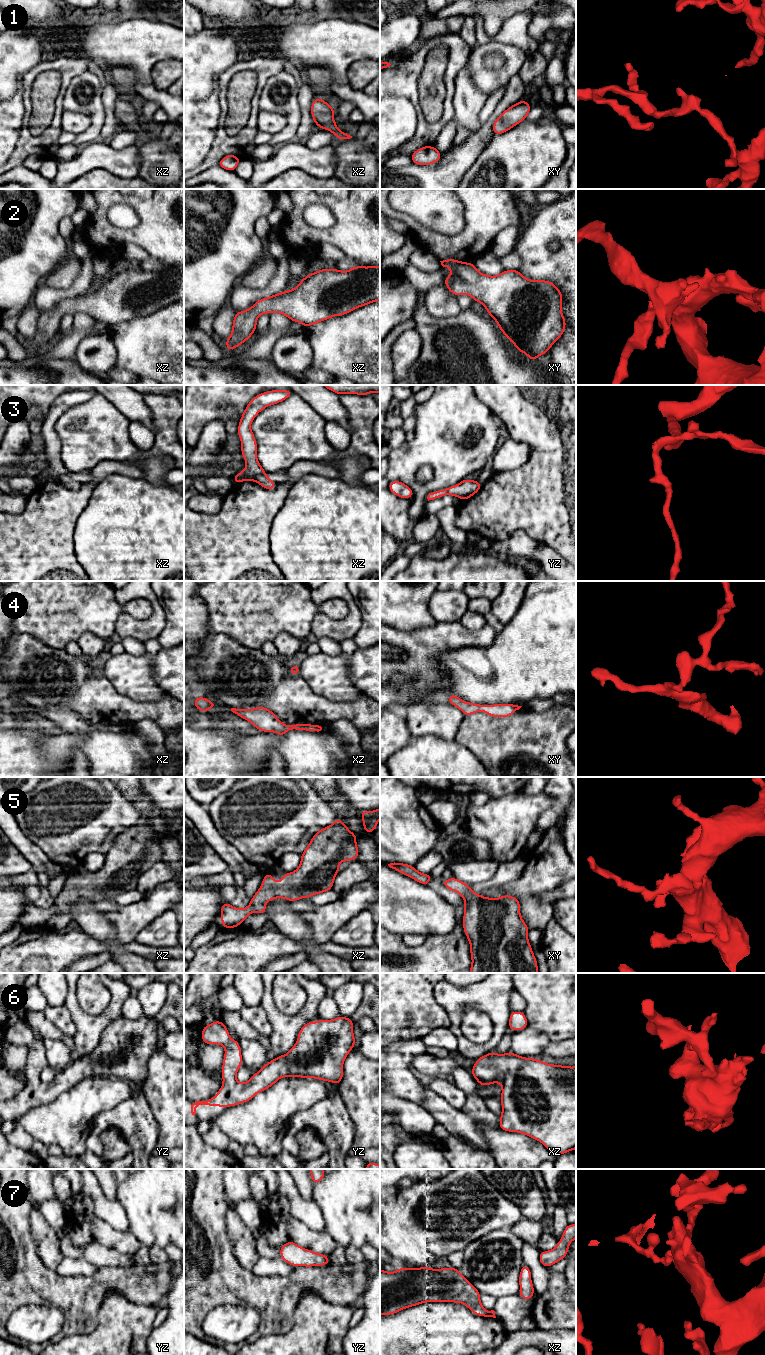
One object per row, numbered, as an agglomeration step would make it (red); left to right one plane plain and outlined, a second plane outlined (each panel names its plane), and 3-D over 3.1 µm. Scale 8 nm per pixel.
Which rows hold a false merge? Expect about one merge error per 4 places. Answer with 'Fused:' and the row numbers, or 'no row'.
Fused: no row

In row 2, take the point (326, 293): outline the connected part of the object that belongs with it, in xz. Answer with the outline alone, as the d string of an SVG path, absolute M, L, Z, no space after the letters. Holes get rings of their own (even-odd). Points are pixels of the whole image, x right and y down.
M354 266L348 271L321 269L308 273L293 290L285 290L258 300L245 311L235 313L232 333L226 339L226 349L231 352L251 338L257 329L256 321L263 314L278 312L304 327L317 324L334 316L345 315L354 309L380 300L380 266Z

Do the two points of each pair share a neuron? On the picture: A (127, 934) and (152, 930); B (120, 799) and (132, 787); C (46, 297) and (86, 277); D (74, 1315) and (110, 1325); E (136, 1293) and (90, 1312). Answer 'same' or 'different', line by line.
A: different
B: different
C: same
D: different
E: same

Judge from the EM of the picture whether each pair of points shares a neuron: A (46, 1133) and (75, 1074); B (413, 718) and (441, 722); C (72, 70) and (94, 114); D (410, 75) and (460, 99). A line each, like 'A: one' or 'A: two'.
A: two
B: one
C: two
D: two

